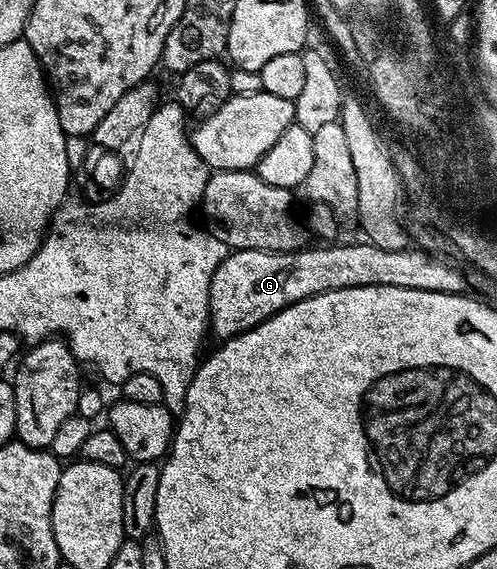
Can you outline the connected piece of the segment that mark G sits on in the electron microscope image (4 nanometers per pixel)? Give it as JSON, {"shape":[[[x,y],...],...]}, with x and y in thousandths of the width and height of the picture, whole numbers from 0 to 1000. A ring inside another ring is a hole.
{"shape":[[[662,425],[652,432],[638,432],[646,436],[628,436],[628,432],[616,432],[596,443],[531,443],[529,439],[505,439],[503,436],[481,436],[463,441],[455,448],[449,460],[441,460],[441,467],[433,475],[433,482],[425,489],[425,503],[421,504],[421,583],[427,589],[439,591],[439,599],[451,601],[467,594],[467,591],[479,591],[483,583],[495,583],[505,580],[513,573],[521,573],[537,559],[545,559],[561,545],[569,545],[577,538],[586,538],[594,531],[602,531],[610,524],[626,524],[634,517],[650,517],[652,513],[664,513],[666,510],[698,510],[700,506],[712,506],[714,503],[811,503],[813,506],[825,506],[827,510],[867,510],[869,513],[926,513],[934,515],[936,506],[944,499],[944,492],[918,471],[918,462],[905,460],[901,455],[889,453],[883,448],[871,448],[865,443],[849,441],[837,432],[817,432],[803,439],[771,439],[763,432],[740,425],[724,425],[726,429],[686,429],[688,425]]]}

